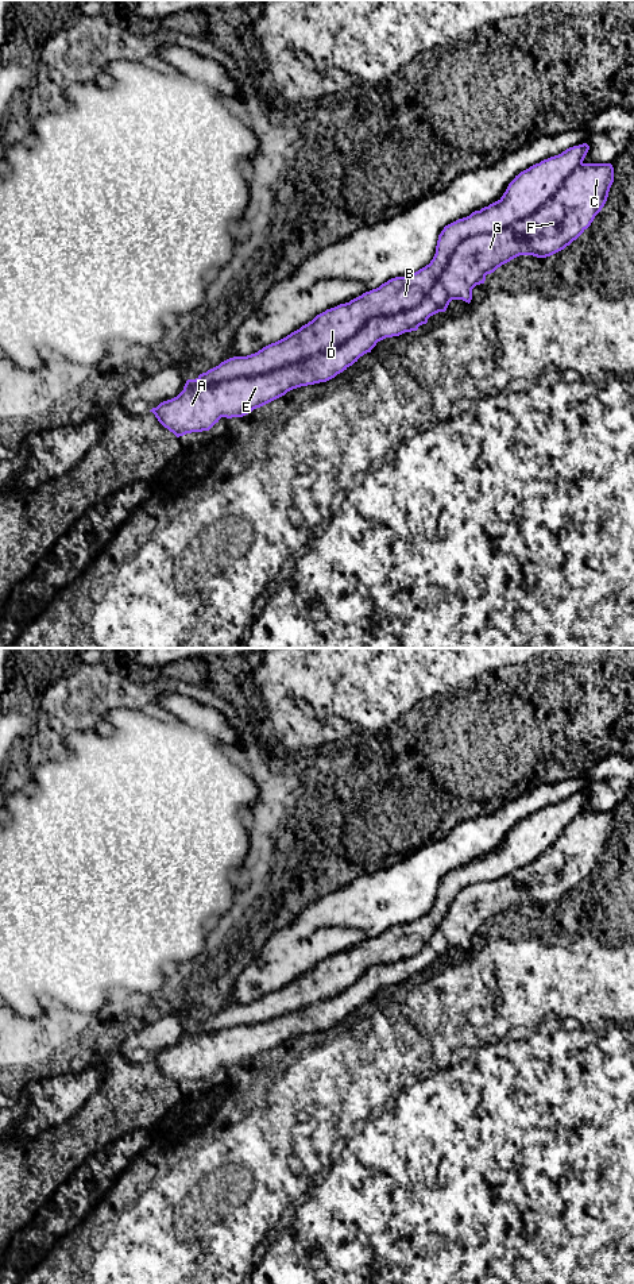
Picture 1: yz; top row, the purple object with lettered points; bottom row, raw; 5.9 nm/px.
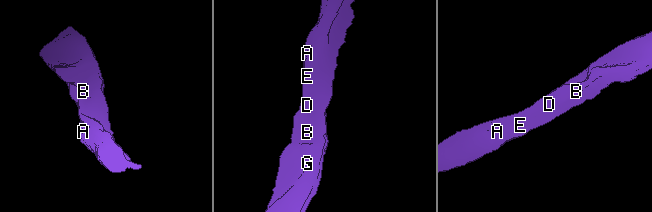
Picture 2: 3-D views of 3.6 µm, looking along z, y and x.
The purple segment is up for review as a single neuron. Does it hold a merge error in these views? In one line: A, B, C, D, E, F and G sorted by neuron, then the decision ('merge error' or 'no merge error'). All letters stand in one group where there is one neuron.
groups A C E F G / B D; merge error

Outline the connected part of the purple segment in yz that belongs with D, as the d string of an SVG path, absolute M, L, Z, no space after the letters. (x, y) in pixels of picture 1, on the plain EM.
M587 791L573 794L521 820L498 849L445 874L430 911L411 924L391 926L349 951L326 957L299 978L255 1002L221 1010L196 1027L188 1027L183 1038L255 1025L298 1011L348 990L372 965L393 964L417 955L432 938L463 887L498 880L534 861L583 811L588 798Z

